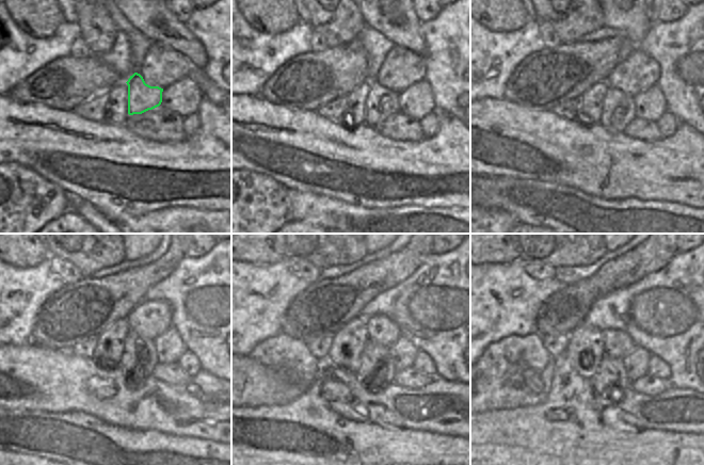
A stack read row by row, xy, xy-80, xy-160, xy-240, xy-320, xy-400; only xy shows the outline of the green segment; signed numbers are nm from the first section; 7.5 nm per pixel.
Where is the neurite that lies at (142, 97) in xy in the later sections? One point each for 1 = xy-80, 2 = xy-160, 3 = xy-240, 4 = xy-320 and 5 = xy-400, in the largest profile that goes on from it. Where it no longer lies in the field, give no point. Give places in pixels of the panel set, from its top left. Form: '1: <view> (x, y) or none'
1: xy-80 (381, 102)
2: xy-160 (616, 102)
3: xy-240 (136, 350)
4: xy-320 (376, 364)
5: xy-400 (611, 372)

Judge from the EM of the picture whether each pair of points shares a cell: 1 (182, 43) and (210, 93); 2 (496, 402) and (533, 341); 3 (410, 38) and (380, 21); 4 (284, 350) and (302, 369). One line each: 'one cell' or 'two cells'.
1: two cells
2: one cell
3: one cell
4: one cell

